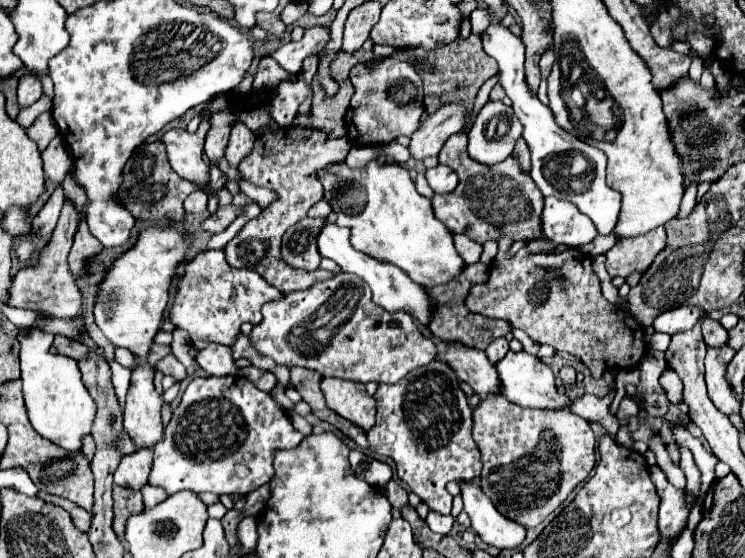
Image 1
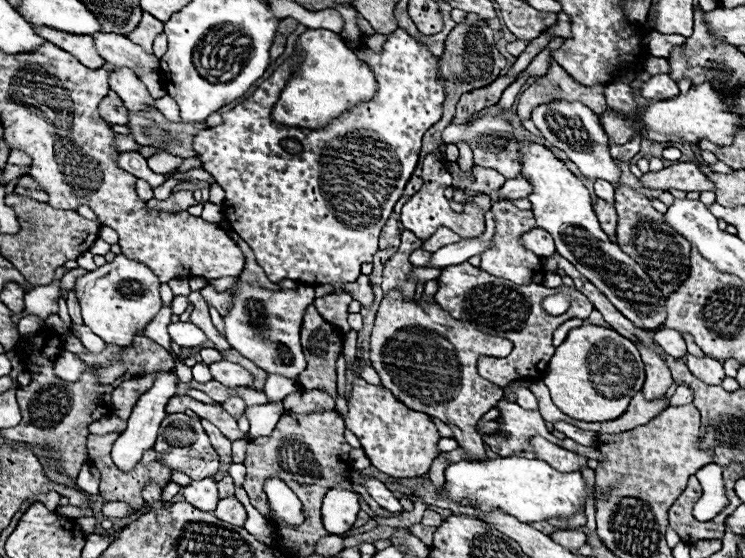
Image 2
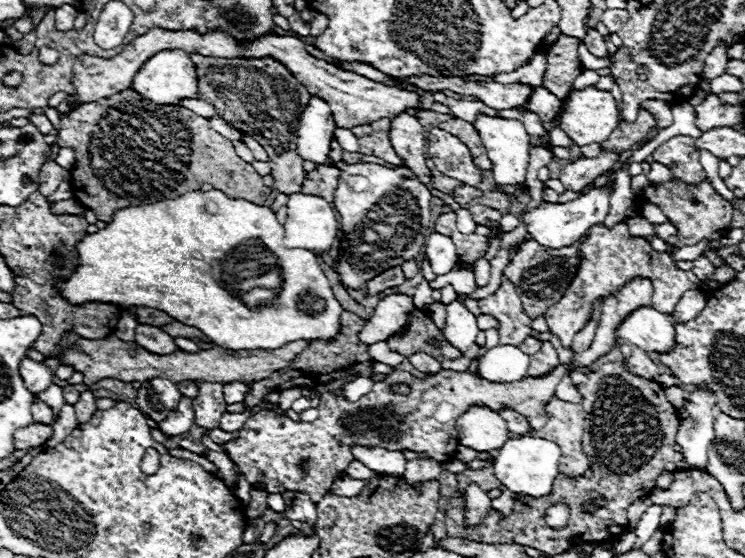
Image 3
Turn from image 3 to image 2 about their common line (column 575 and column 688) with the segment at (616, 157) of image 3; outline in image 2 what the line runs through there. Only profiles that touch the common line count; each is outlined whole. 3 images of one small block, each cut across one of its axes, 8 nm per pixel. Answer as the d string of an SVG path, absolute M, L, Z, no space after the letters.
M696 160L678 162L660 172L646 172L640 178L640 184L650 190L684 190L684 192L704 192L716 190L716 184L700 170Z

